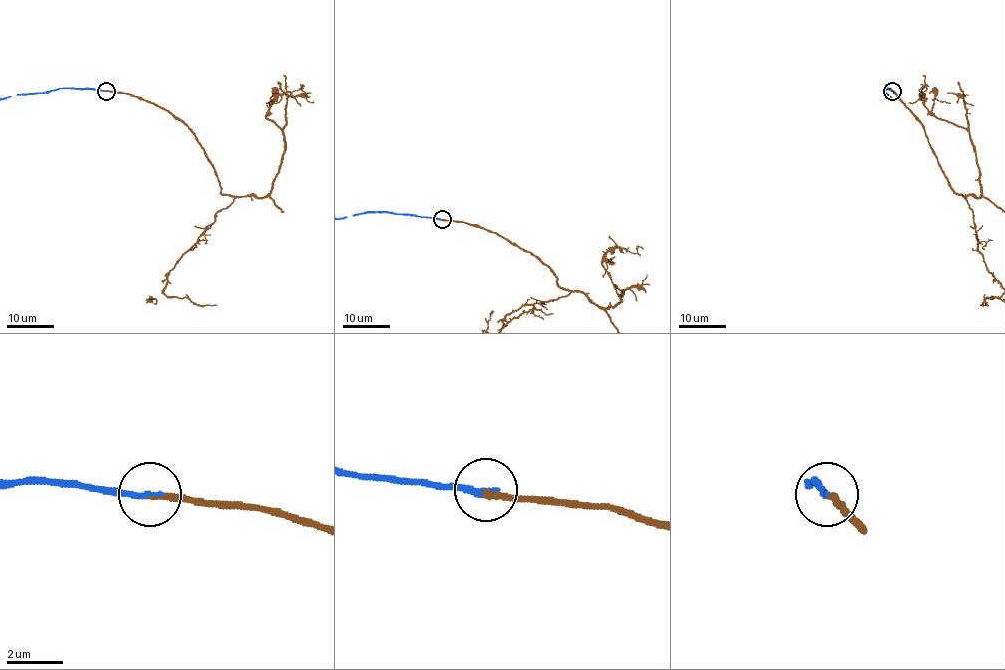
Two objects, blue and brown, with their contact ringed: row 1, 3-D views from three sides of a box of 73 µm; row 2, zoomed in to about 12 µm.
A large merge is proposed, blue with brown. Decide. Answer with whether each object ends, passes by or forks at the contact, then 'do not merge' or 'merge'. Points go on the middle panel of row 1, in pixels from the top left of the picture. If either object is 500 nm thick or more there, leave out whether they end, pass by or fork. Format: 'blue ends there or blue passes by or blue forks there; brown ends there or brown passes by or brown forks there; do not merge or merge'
blue ends there; brown ends there; merge

